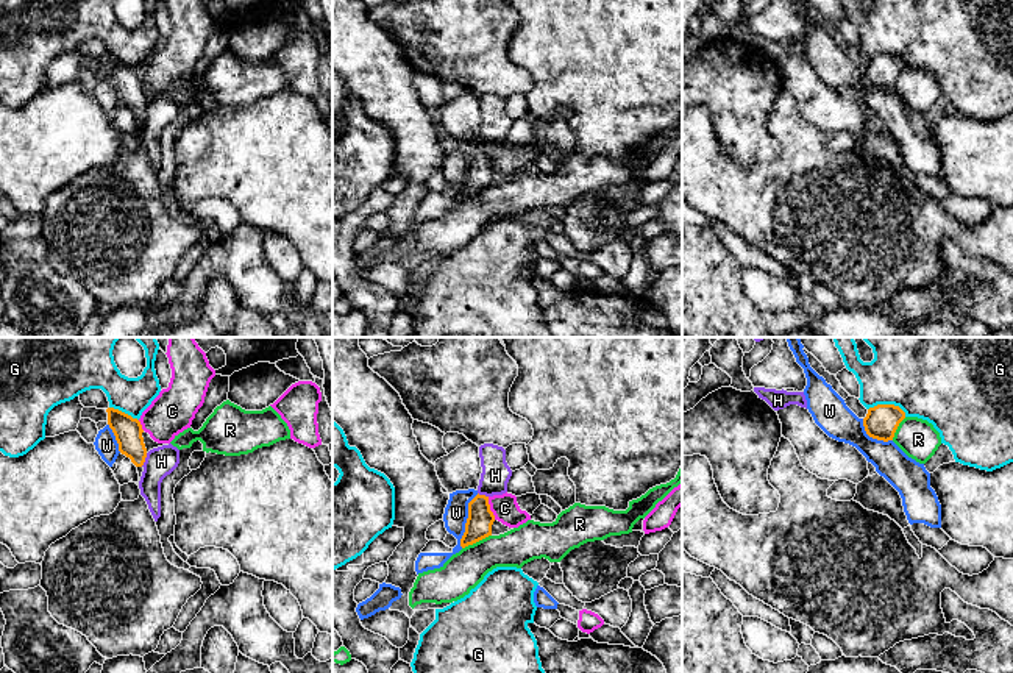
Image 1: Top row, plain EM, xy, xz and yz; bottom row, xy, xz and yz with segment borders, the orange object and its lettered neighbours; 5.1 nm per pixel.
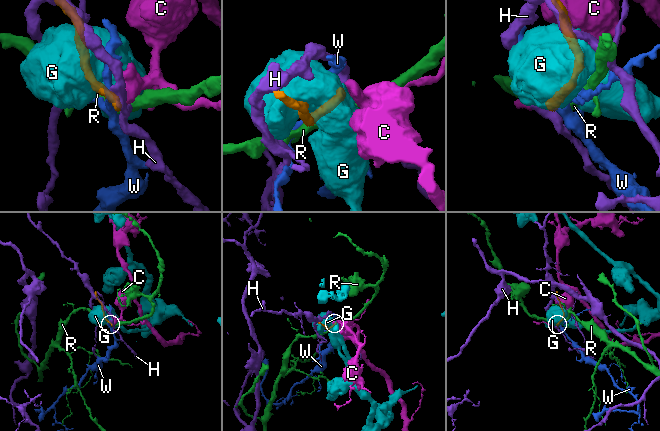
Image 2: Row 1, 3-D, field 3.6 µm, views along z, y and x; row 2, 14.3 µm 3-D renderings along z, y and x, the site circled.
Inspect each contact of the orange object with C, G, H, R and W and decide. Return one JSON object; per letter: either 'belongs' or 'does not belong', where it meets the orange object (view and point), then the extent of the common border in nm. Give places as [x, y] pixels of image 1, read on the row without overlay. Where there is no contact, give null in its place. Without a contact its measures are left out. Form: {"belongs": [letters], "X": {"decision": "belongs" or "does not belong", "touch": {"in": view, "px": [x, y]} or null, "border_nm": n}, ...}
{"belongs": [], "C": {"decision": "does not belong", "touch": {"in": "xz", "px": [489, 158]}, "border_nm": 130}, "G": {"decision": "does not belong", "touch": {"in": "yz", "px": [888, 55]}, "border_nm": 200}, "H": {"decision": "does not belong", "touch": {"in": "xy", "px": [144, 110]}, "border_nm": 80}, "R": {"decision": "does not belong", "touch": {"in": "xz", "px": [476, 191]}, "border_nm": 170}, "W": {"decision": "does not belong", "touch": {"in": "xz", "px": [467, 170]}, "border_nm": 300}}

